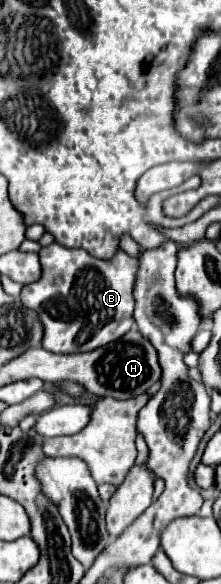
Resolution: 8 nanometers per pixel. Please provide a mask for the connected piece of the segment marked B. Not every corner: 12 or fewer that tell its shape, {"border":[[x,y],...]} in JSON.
{"border":[[51,244],[21,300],[43,348],[89,352],[133,326],[137,260]]}

